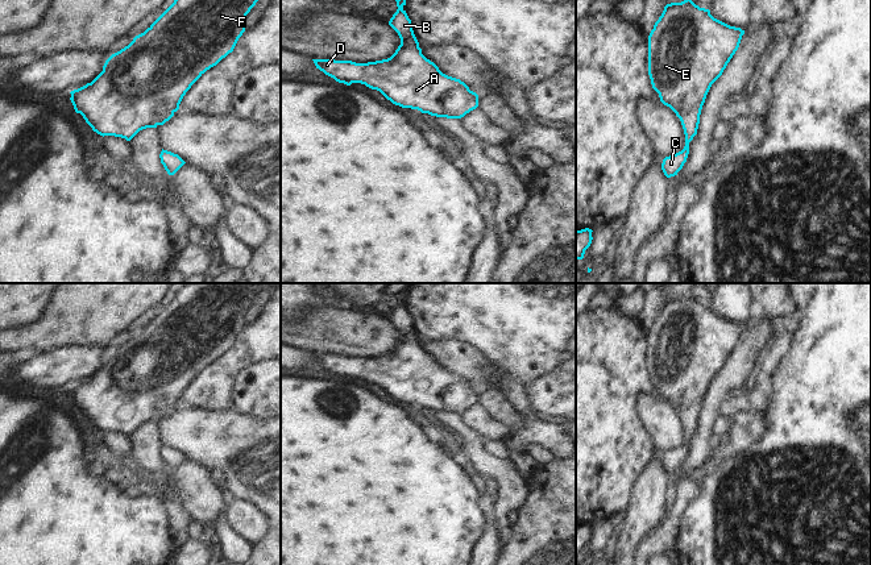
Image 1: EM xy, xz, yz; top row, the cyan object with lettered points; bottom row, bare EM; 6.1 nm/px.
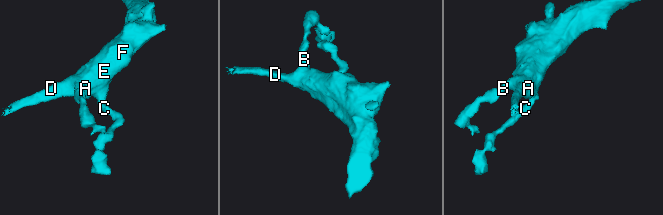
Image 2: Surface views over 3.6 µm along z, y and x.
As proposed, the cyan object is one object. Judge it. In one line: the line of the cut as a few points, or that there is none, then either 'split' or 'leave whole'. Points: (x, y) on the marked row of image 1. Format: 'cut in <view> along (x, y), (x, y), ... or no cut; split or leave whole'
no cut; leave whole

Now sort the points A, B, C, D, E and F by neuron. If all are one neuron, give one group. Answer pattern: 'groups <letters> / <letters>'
groups A B C D E F

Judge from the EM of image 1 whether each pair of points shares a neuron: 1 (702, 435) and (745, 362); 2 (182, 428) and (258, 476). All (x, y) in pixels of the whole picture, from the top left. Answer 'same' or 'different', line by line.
1: same
2: same

